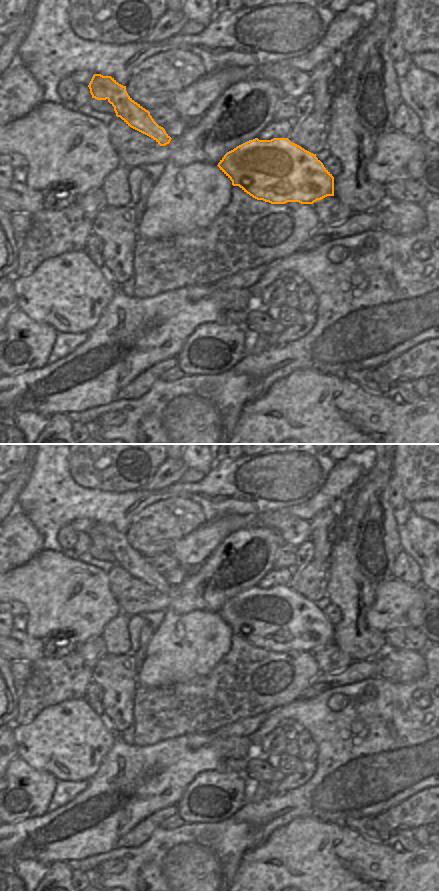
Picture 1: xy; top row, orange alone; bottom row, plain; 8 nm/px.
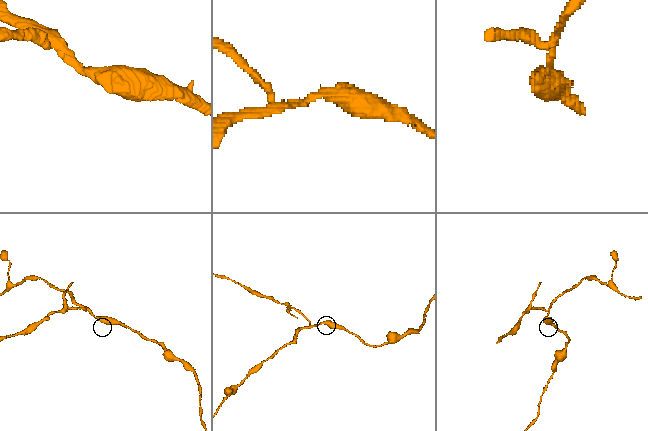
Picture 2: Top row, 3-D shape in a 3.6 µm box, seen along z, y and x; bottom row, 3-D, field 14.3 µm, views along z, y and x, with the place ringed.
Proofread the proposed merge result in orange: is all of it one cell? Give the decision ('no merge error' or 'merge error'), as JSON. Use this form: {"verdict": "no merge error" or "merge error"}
{"verdict": "merge error"}

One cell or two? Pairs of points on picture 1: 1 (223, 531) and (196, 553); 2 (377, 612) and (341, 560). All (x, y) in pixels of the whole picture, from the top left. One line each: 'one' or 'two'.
1: one
2: two

